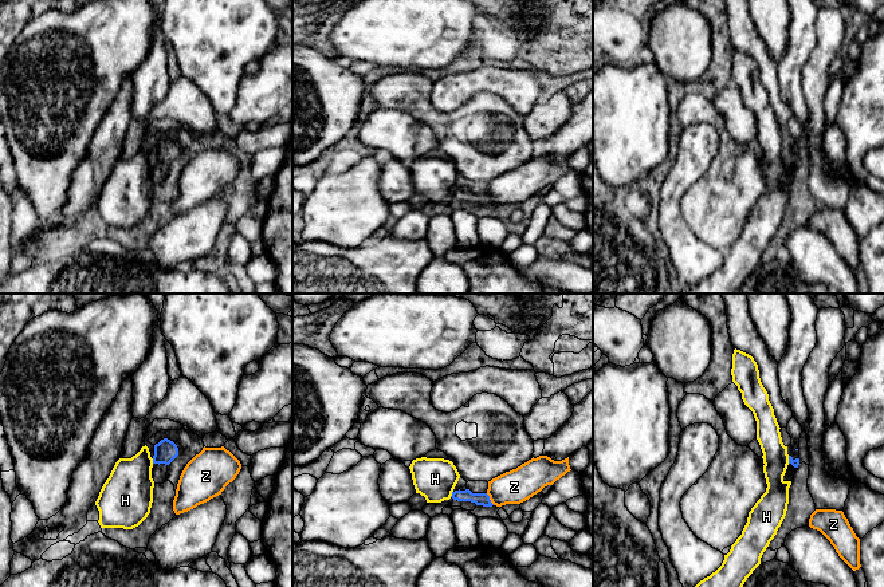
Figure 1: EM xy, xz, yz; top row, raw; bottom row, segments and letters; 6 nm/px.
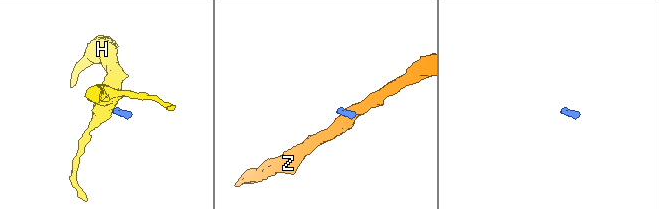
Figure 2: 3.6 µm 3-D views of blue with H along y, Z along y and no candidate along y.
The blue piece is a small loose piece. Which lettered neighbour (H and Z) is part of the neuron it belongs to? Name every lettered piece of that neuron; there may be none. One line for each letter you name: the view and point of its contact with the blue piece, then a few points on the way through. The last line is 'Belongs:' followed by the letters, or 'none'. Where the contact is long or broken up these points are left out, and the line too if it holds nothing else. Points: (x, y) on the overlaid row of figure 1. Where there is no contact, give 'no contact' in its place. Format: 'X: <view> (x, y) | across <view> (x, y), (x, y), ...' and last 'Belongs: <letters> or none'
Belongs: none

